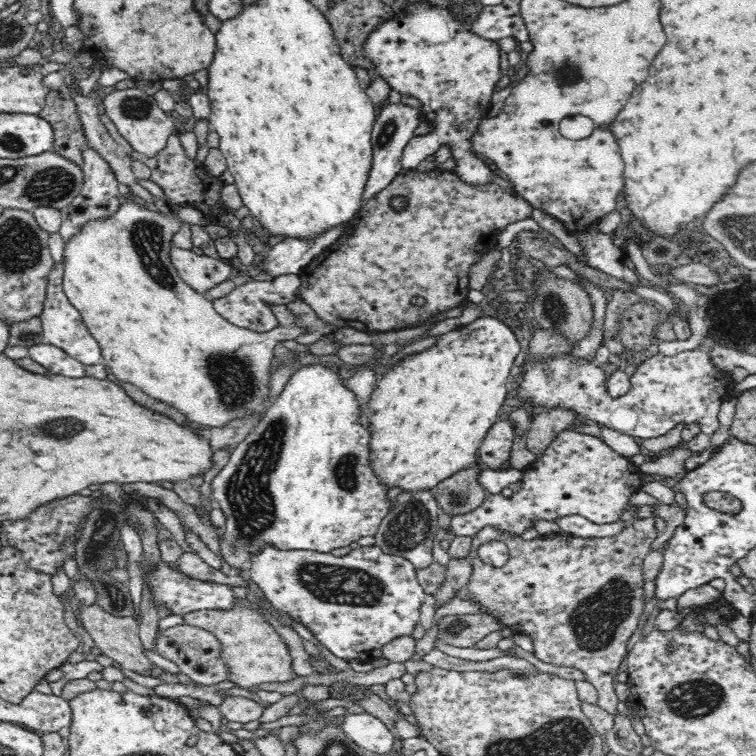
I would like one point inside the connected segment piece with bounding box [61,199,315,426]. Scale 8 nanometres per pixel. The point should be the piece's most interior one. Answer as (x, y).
(153, 330)

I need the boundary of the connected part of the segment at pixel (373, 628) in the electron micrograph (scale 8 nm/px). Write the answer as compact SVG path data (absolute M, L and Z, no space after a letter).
M264 544L260 552L248 558L248 563L250 579L262 588L272 605L302 624L330 654L339 659L372 661L386 643L410 635L414 624L420 620L421 603L430 600L420 587L417 571L410 562L399 555L384 553L375 545L354 548L344 556L332 556L316 550L281 550L272 544Z

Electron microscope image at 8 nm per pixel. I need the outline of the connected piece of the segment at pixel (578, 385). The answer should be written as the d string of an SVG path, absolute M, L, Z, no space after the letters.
M706 337L704 349L686 350L666 356L658 353L651 357L645 357L640 364L636 366L635 372L630 376L629 391L618 398L608 396L605 382L606 378L595 360L583 362L583 360L573 360L569 353L544 360L544 362L525 362L522 365L522 382L520 382L521 400L520 402L533 402L536 406L553 407L562 405L574 409L574 412L582 414L588 419L597 423L602 423L608 428L621 432L628 436L639 436L640 438L654 438L670 432L680 421L687 423L698 423L700 431L707 435L712 435L719 427L716 414L720 404L730 400L734 394L734 385L736 382L729 379L726 371L718 370L709 359L708 353L712 345L716 345L709 337Z

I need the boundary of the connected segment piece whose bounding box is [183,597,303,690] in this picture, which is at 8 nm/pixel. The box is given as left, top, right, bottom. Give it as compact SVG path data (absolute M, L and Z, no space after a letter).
M236 597L234 606L228 610L200 610L183 616L184 622L190 626L210 631L220 640L223 660L231 669L228 680L236 682L243 690L264 682L290 682L303 677L292 668L288 645L260 610L254 602Z

